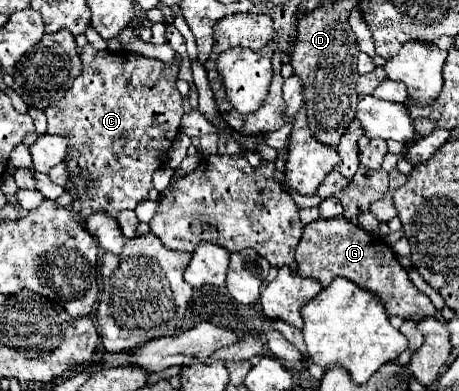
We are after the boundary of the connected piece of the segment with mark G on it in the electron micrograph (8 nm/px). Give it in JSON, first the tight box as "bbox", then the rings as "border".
{"bbox":[296,218,438,318],"border":[[[344,218],[314,220],[312,224],[304,226],[302,240],[296,248],[298,274],[314,278],[324,288],[338,276],[350,278],[354,284],[374,294],[382,302],[388,316],[408,318],[410,314],[426,314],[426,316],[438,314],[430,298],[410,282],[408,272],[400,266],[392,248],[378,238],[380,236],[368,234],[366,230],[362,230],[360,226],[354,226],[352,222]]]}

